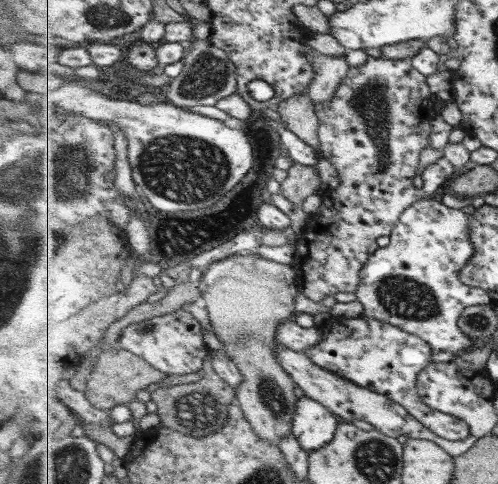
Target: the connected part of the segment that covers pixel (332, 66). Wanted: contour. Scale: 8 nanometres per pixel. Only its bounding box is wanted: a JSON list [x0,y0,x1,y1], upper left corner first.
[308,52,351,106]

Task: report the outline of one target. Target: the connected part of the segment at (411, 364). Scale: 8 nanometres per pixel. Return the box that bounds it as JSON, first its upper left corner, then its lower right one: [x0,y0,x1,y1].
[304,315,470,440]

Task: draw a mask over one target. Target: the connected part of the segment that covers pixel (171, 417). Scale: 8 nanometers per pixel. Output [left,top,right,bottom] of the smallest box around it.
[152,369,237,438]

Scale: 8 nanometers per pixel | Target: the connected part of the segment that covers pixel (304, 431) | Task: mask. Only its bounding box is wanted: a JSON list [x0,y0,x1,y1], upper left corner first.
[292,395,339,454]

